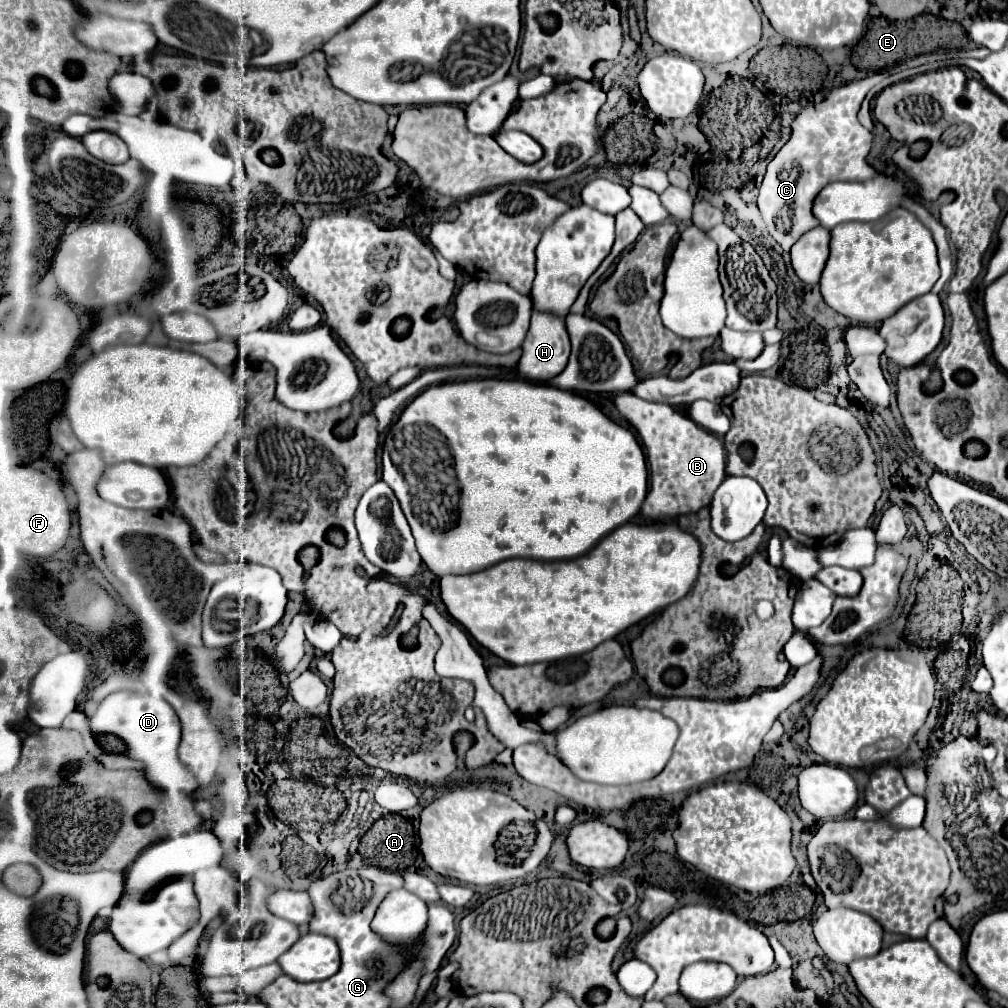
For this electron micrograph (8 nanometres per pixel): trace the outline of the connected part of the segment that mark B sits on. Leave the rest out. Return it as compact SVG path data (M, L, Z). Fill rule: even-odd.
M619 393L615 397L615 405L621 415L637 429L647 449L651 489L641 507L641 513L653 521L669 521L683 513L707 507L717 485L725 479L723 443L671 405L651 403L631 393Z

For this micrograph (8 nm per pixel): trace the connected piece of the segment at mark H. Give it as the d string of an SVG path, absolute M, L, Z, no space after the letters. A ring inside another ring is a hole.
M533 311L531 329L527 331L527 337L523 341L523 355L517 363L519 375L527 381L547 383L565 369L567 359L569 359L569 337L567 337L567 329L565 329L565 319L553 317L549 313Z

